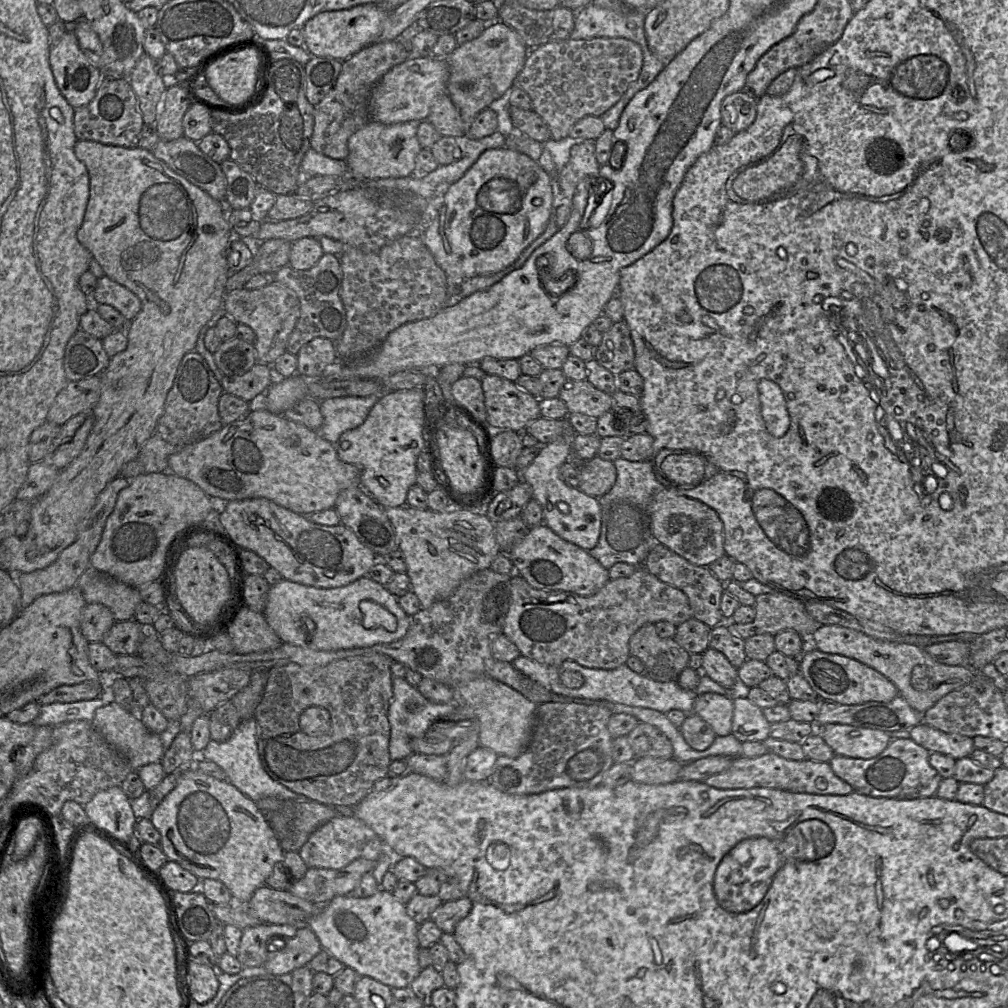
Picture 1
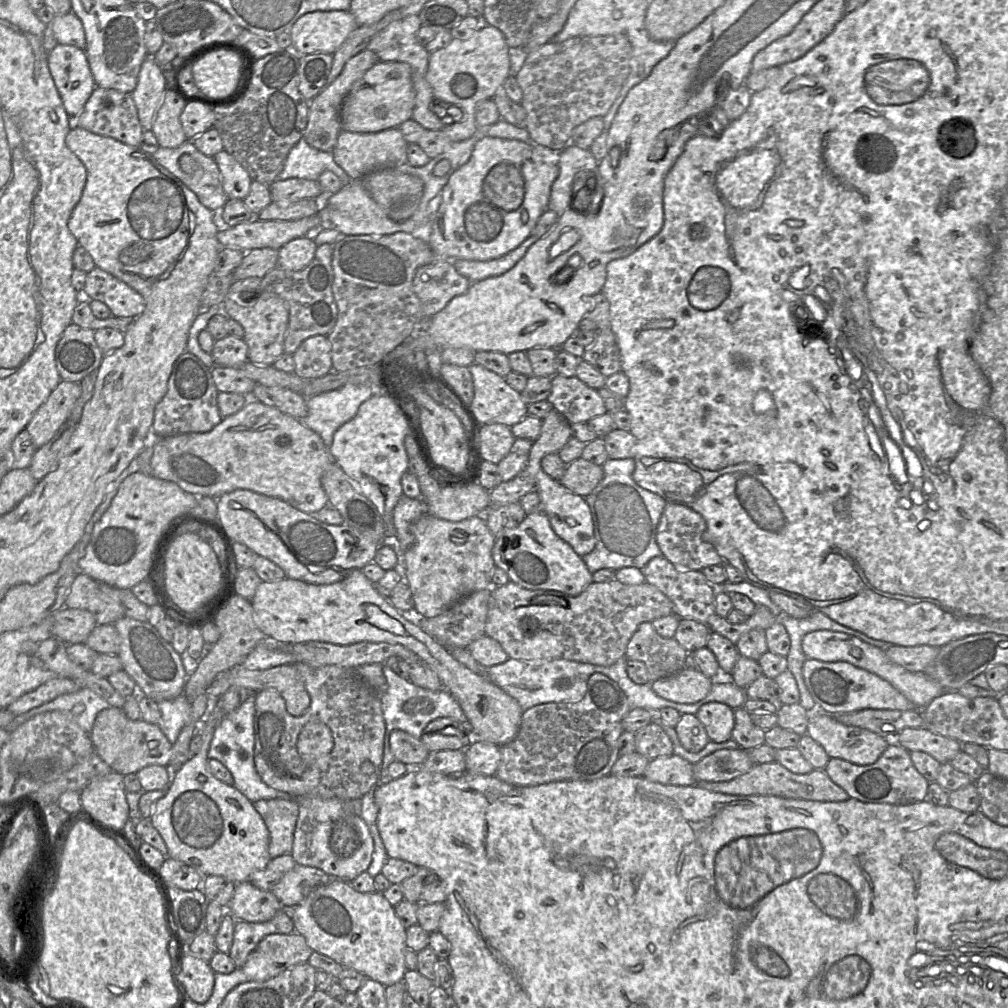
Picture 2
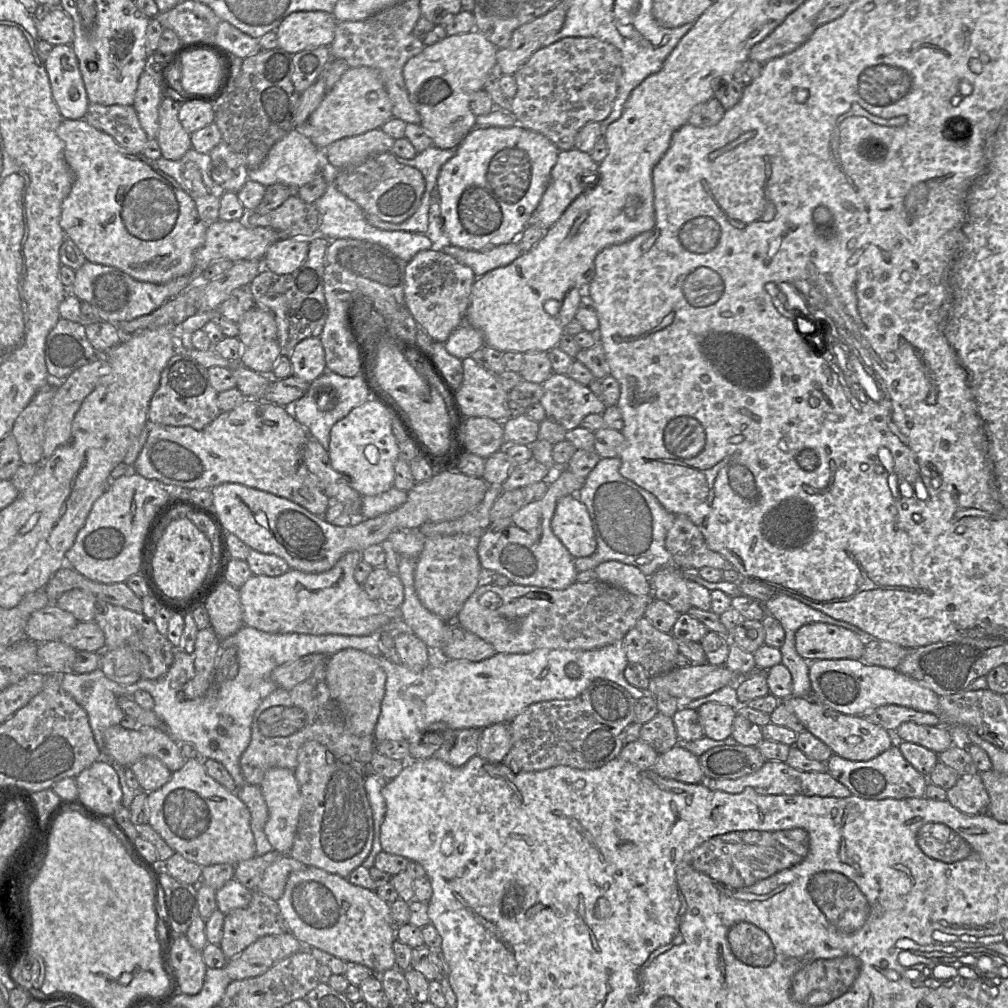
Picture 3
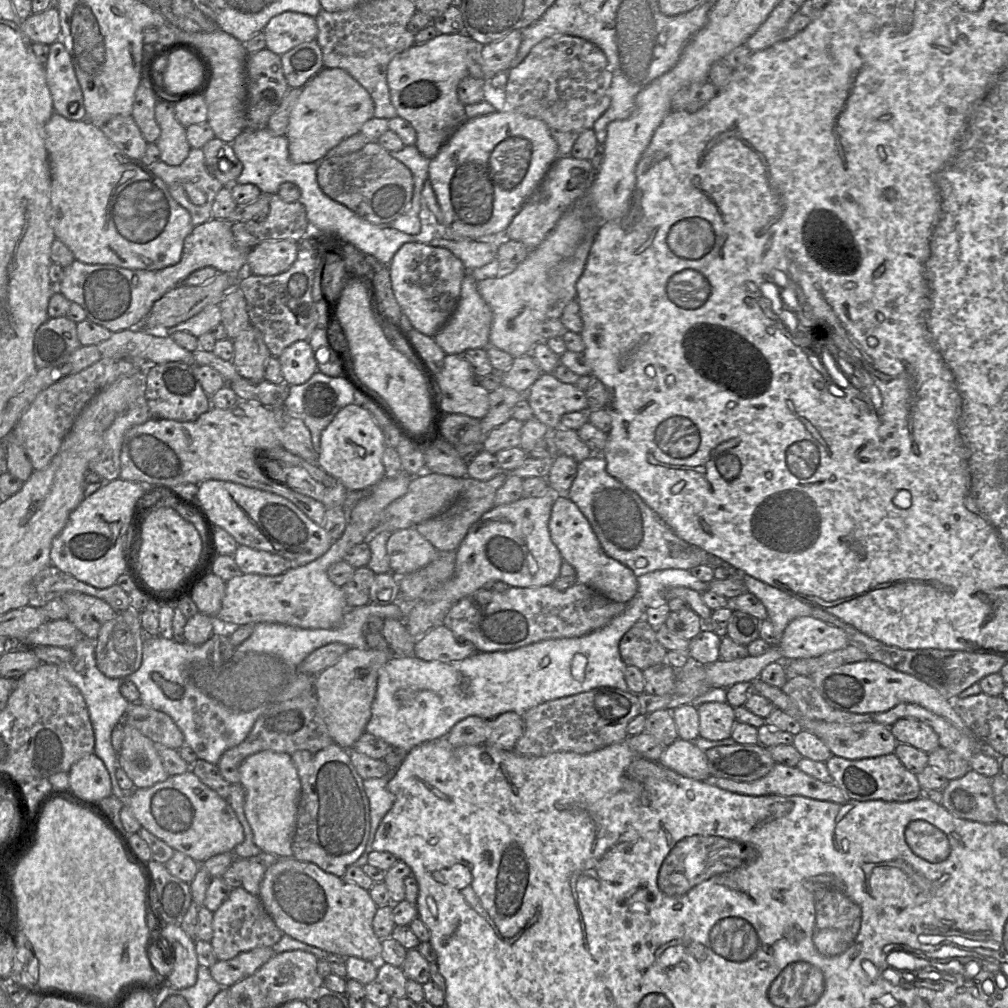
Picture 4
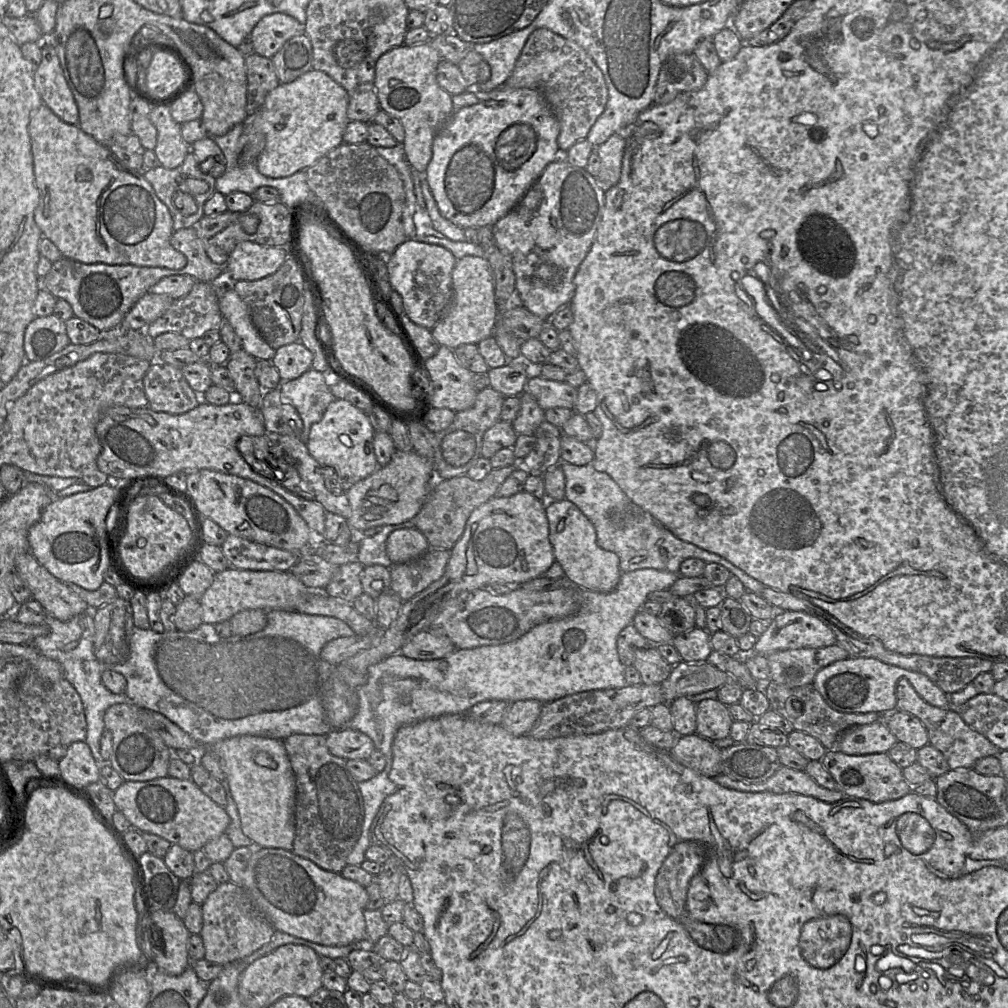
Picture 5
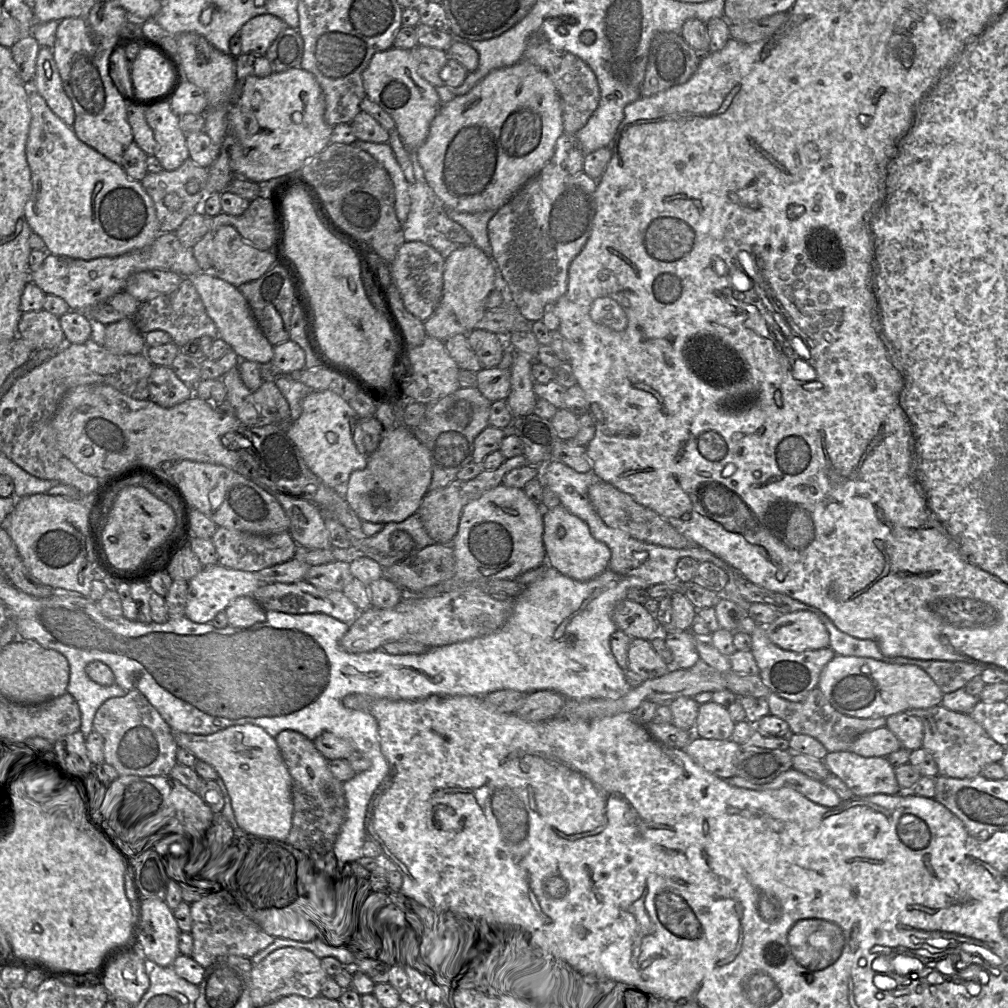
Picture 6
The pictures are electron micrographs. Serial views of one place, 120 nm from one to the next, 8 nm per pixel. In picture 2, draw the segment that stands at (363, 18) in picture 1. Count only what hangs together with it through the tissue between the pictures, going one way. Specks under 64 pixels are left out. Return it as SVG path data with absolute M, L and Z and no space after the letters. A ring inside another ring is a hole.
M314 11L297 19L290 29L292 46L301 55L334 52L358 27L350 11Z

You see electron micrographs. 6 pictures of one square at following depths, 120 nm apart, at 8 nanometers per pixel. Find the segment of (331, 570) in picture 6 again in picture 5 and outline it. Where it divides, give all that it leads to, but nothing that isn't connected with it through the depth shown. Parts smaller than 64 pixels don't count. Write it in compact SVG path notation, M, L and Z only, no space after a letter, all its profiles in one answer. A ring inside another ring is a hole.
M350 562L339 566L338 572L324 588L327 595L353 603L363 593L360 575L364 568L360 562Z

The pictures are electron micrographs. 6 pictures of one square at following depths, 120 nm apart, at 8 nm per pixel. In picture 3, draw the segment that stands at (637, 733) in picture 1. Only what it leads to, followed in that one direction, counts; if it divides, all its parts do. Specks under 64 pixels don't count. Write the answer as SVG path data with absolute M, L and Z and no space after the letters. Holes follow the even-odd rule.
M658 713L641 726L640 740L650 745L658 754L676 746L679 738L673 718Z

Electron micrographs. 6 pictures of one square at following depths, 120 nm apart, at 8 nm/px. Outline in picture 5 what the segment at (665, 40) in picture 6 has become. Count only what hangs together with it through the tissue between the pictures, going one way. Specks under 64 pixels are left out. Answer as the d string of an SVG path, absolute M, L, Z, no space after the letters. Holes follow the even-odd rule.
M693 53L670 56L660 69L654 104L666 104L682 92L700 90L706 84L708 75Z

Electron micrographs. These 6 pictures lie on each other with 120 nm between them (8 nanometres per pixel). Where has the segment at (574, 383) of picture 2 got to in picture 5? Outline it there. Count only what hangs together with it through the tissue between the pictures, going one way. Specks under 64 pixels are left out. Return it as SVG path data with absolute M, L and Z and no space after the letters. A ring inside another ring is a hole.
M532 373L526 383L526 391L536 400L542 410L561 407L573 409L577 389L566 382L548 380Z

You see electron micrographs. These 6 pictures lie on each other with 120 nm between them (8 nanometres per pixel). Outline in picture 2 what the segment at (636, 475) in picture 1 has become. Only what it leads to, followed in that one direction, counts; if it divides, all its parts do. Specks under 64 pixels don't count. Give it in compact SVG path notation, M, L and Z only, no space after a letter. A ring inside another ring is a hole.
M609 458L602 468L602 480L584 497L591 510L596 546L582 559L591 573L602 568L616 571L624 567L635 567L642 570L652 558L662 555L657 543L657 527L667 502L634 481L633 458Z

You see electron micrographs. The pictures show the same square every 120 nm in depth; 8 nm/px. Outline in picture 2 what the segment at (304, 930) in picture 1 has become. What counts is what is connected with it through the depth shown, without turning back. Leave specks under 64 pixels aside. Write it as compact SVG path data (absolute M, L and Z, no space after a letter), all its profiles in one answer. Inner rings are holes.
M295 930L289 934L269 934L249 954L241 969L247 975L249 981L268 980L289 967L307 962L312 952L313 950L309 947L305 938Z

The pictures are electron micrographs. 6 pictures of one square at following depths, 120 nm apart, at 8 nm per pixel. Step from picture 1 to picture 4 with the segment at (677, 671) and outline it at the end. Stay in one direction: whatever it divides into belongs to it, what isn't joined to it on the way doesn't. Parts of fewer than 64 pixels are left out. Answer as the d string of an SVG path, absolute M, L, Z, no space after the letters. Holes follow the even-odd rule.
M644 618L623 635L619 651L626 666L636 666L642 671L665 663L668 652L657 640L656 631Z

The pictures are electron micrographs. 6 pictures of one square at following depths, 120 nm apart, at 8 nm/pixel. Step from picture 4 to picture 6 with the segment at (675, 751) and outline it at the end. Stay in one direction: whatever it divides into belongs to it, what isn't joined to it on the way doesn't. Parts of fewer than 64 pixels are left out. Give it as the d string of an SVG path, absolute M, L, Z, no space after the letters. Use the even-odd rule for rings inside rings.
M693 736L683 750L703 769L722 778L735 776L741 745L728 740Z

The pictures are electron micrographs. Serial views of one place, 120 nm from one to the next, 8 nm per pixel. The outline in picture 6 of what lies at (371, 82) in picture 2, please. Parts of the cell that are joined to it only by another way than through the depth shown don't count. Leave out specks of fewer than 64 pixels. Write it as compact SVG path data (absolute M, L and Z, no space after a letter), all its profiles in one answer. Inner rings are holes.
M291 68L284 72L273 72L267 77L248 76L245 80L239 100L235 105L230 107L230 112L228 113L228 134L232 134L235 138L235 143L230 147L230 167L236 177L242 177L255 183L261 183L263 181L299 172L305 163L322 152L331 143L333 127L325 121L324 112L325 99L322 89L315 76L302 68Z

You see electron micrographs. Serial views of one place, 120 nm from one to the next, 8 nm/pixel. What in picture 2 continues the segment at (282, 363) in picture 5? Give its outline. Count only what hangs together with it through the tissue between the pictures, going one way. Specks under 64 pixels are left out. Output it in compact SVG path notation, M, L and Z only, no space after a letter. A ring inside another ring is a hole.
M327 336L307 338L293 354L294 373L304 379L320 378L333 370L331 343Z

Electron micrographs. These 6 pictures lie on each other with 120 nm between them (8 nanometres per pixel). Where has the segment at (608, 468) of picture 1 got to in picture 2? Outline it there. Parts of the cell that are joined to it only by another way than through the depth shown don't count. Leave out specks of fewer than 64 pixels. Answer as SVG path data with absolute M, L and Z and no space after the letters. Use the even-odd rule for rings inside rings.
M578 458L567 465L559 482L571 492L586 497L602 480L603 475L602 466Z

